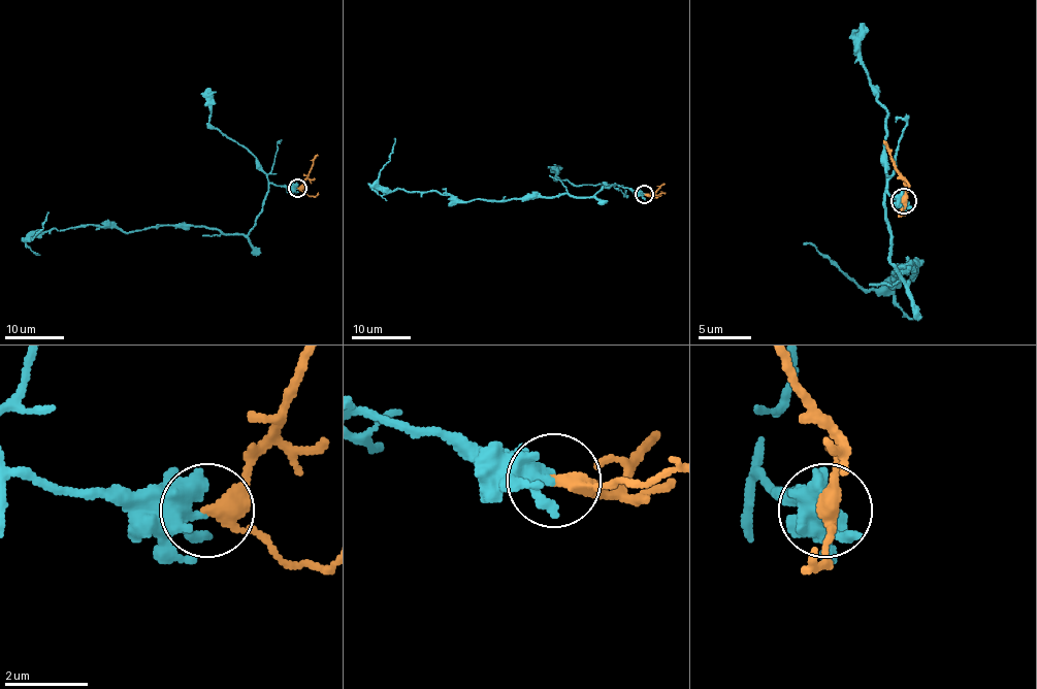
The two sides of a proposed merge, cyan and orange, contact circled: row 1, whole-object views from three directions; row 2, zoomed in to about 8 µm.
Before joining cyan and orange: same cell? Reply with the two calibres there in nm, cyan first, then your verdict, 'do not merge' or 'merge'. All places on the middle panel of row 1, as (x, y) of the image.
280/320 nm | merge

